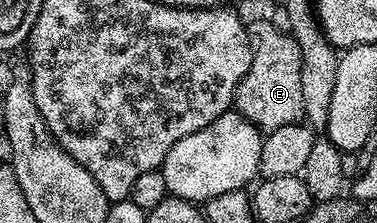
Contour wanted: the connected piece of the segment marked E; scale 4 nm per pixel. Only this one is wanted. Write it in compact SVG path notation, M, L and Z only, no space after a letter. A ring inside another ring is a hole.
M258 19L256 22L251 22L250 35L260 35L258 39L252 39L252 51L260 51L260 43L282 43L278 45L280 51L278 55L270 55L270 51L262 51L262 55L252 55L252 62L250 67L254 67L252 72L252 79L248 83L250 89L246 89L244 85L244 91L236 91L236 99L234 103L242 103L241 115L245 117L250 123L254 123L256 128L261 131L271 131L276 128L282 127L284 124L294 124L299 122L304 116L303 103L302 103L302 90L301 90L301 72L302 62L300 61L299 49L294 49L290 43L295 43L295 39L292 36L288 36L286 39L282 39L276 35L275 31L270 31L270 27L273 22L268 19Z

